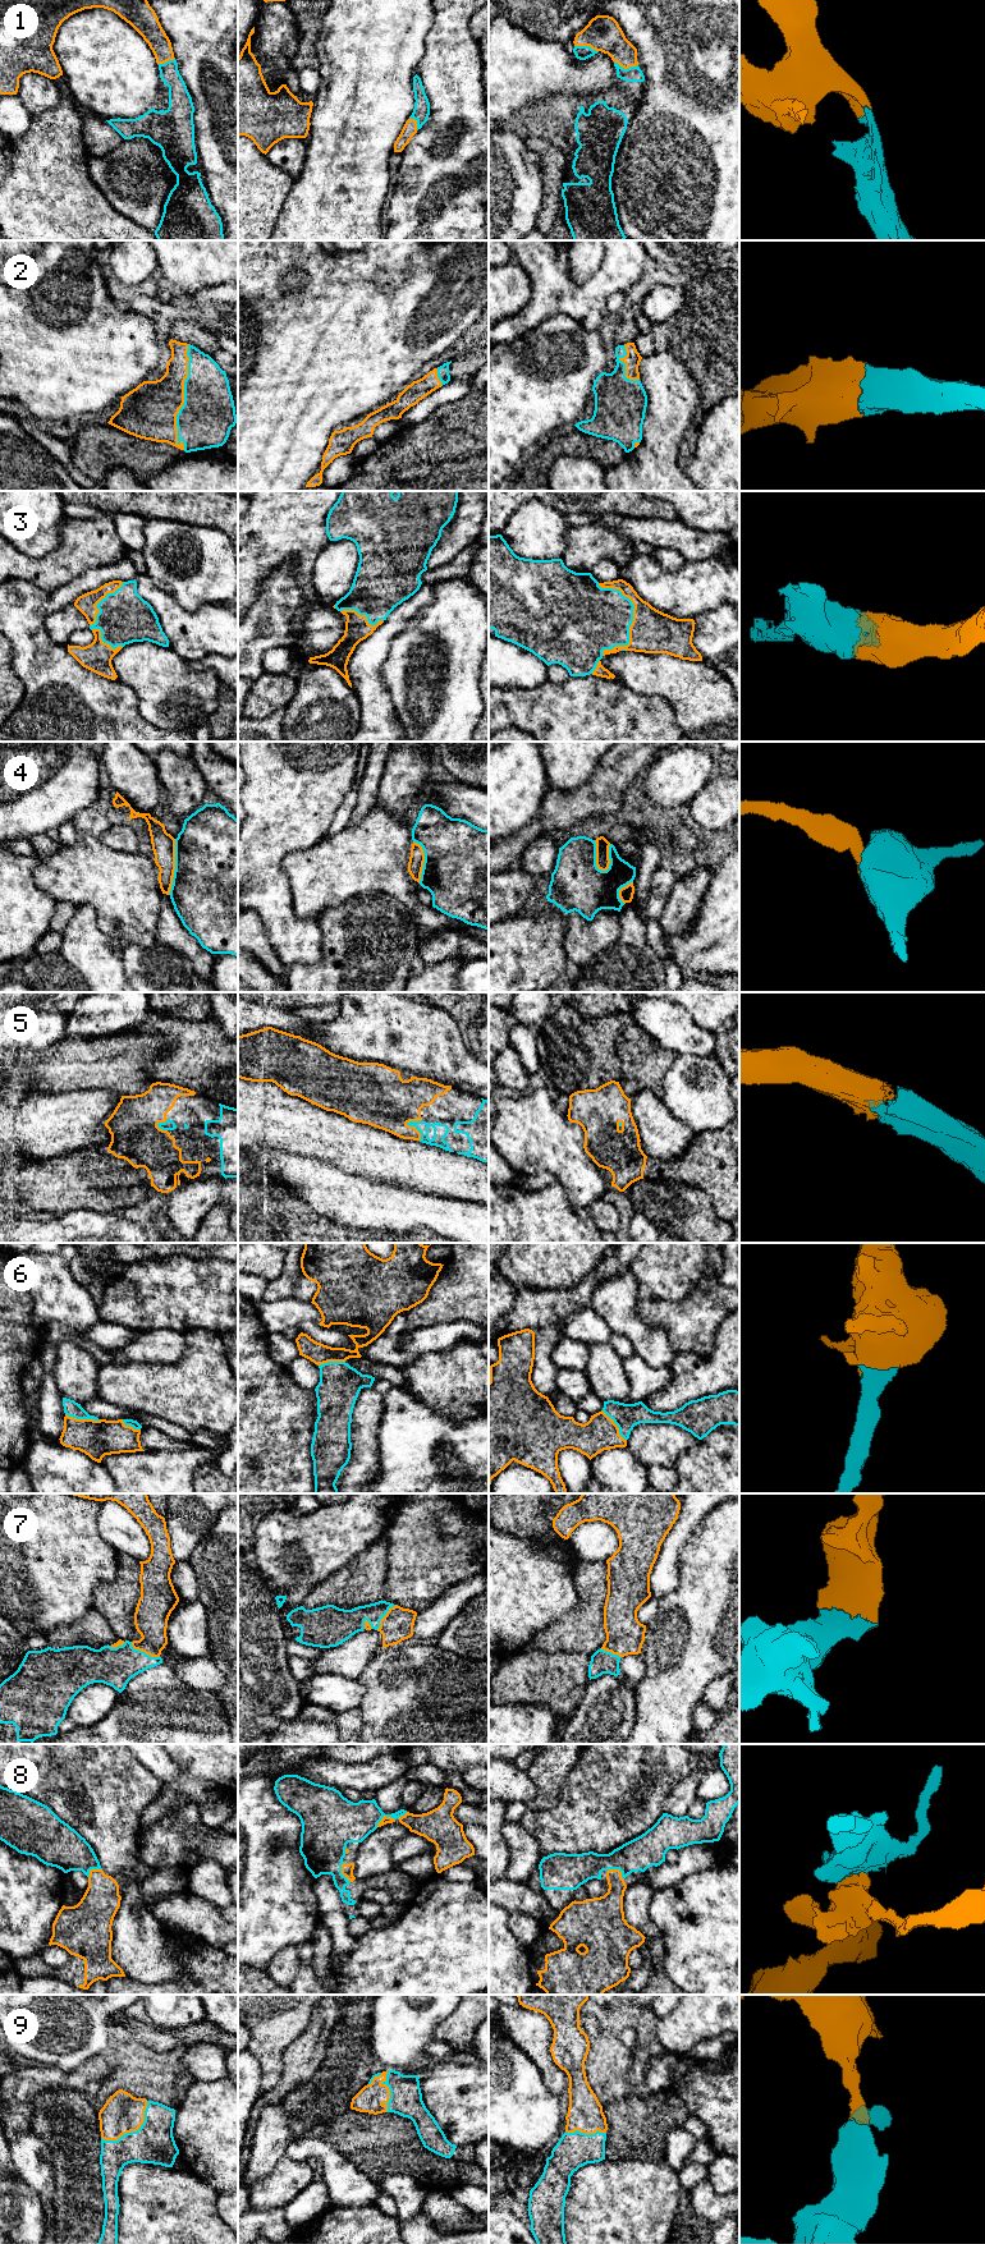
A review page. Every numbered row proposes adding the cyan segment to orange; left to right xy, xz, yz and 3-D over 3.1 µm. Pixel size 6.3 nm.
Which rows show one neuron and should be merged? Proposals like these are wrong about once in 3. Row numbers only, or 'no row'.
1, 2, 3, 5, 6, 7, 8, 9

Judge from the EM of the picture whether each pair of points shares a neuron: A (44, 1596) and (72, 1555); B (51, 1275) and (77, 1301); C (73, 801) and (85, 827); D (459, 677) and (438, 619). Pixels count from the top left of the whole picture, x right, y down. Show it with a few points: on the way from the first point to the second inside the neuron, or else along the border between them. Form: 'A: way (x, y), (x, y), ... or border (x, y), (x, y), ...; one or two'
A: way (44, 1586), (62, 1565); one
B: way (56, 1281), (70, 1295); one
C: border (91, 806), (81, 810), (69, 821); two
D: way (453, 662), (453, 647), (449, 643), (449, 633); one

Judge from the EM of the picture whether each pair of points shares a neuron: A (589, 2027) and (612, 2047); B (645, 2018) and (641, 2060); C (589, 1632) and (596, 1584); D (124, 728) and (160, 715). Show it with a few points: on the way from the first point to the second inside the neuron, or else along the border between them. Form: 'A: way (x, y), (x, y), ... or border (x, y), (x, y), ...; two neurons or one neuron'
A: border (600, 2033), (592, 2038); two neurons
B: way (645, 2028), (645, 2050); one neuron
C: way (589, 1620), (591, 1596); one neuron
D: border (134, 692), (138, 700), (140, 715), (159, 728); two neurons

